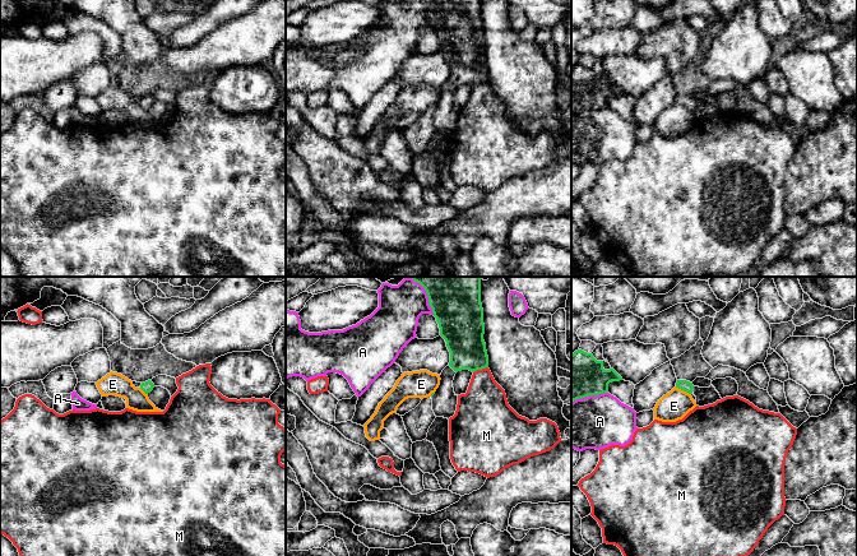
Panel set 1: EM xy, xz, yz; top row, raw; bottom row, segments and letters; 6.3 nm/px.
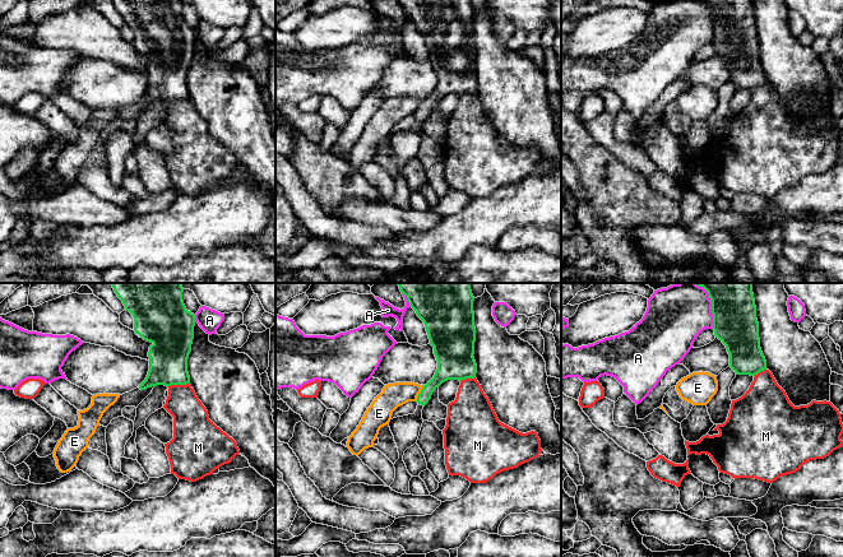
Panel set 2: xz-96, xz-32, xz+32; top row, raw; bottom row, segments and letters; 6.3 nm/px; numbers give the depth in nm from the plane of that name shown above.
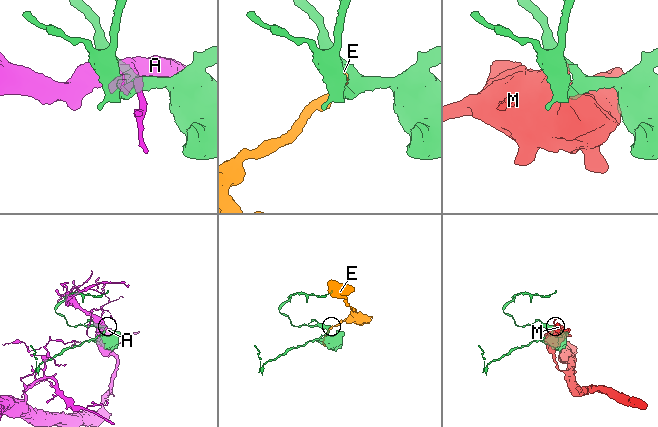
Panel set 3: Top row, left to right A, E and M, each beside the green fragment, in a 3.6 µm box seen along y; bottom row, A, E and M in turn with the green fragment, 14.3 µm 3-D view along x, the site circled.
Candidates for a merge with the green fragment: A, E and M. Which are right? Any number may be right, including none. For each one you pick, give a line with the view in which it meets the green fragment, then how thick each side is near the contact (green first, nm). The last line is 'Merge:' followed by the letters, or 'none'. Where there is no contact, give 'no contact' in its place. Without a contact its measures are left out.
Merge: none

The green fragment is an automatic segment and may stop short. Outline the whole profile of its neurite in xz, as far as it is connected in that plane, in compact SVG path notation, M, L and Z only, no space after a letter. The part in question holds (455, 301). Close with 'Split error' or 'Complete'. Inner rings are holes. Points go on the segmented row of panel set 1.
M409 277L420 283L450 352L449 366L472 372L488 367L483 340L481 277Z. Complete

